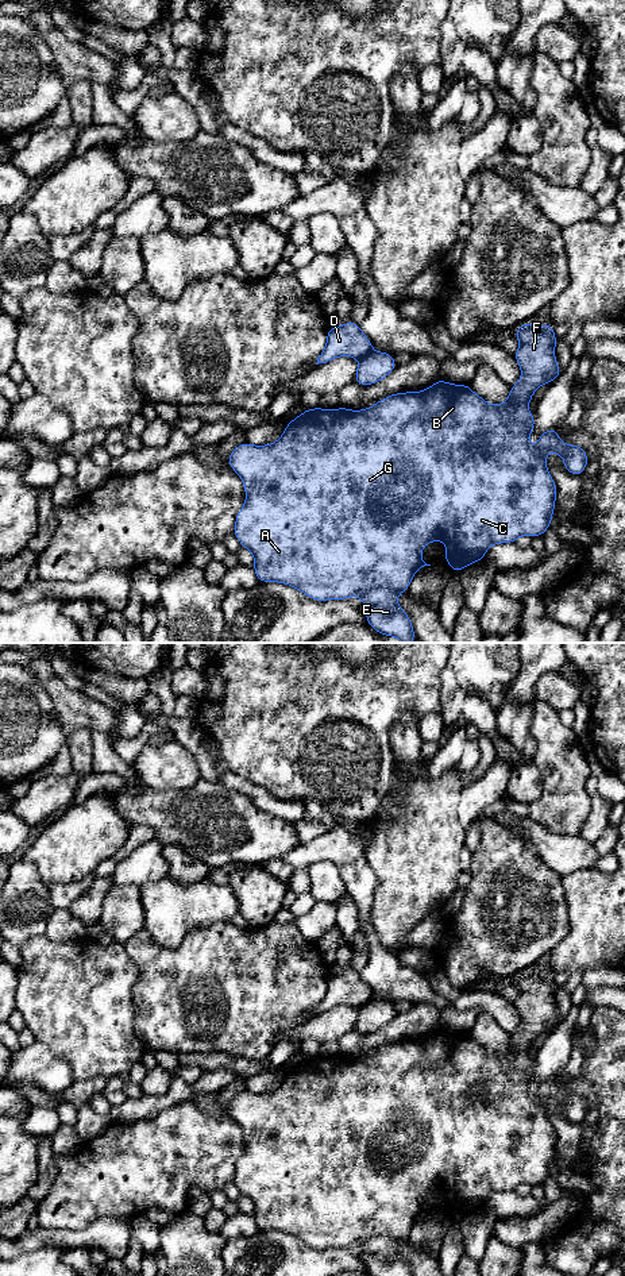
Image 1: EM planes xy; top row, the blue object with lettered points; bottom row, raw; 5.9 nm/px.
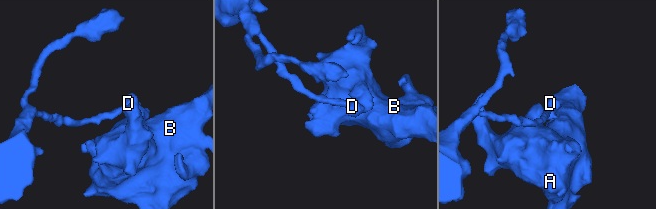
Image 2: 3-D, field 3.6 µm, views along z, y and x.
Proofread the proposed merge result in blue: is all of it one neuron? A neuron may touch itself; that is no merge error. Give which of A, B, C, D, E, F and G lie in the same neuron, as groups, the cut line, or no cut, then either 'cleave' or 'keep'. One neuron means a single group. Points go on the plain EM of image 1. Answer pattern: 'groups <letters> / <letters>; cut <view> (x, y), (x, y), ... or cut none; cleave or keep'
groups A B C E F G / D; cut xy (371, 998), (359, 1007); cleave

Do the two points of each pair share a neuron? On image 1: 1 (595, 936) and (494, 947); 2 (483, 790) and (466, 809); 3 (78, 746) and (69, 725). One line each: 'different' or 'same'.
1: different
2: same
3: different

